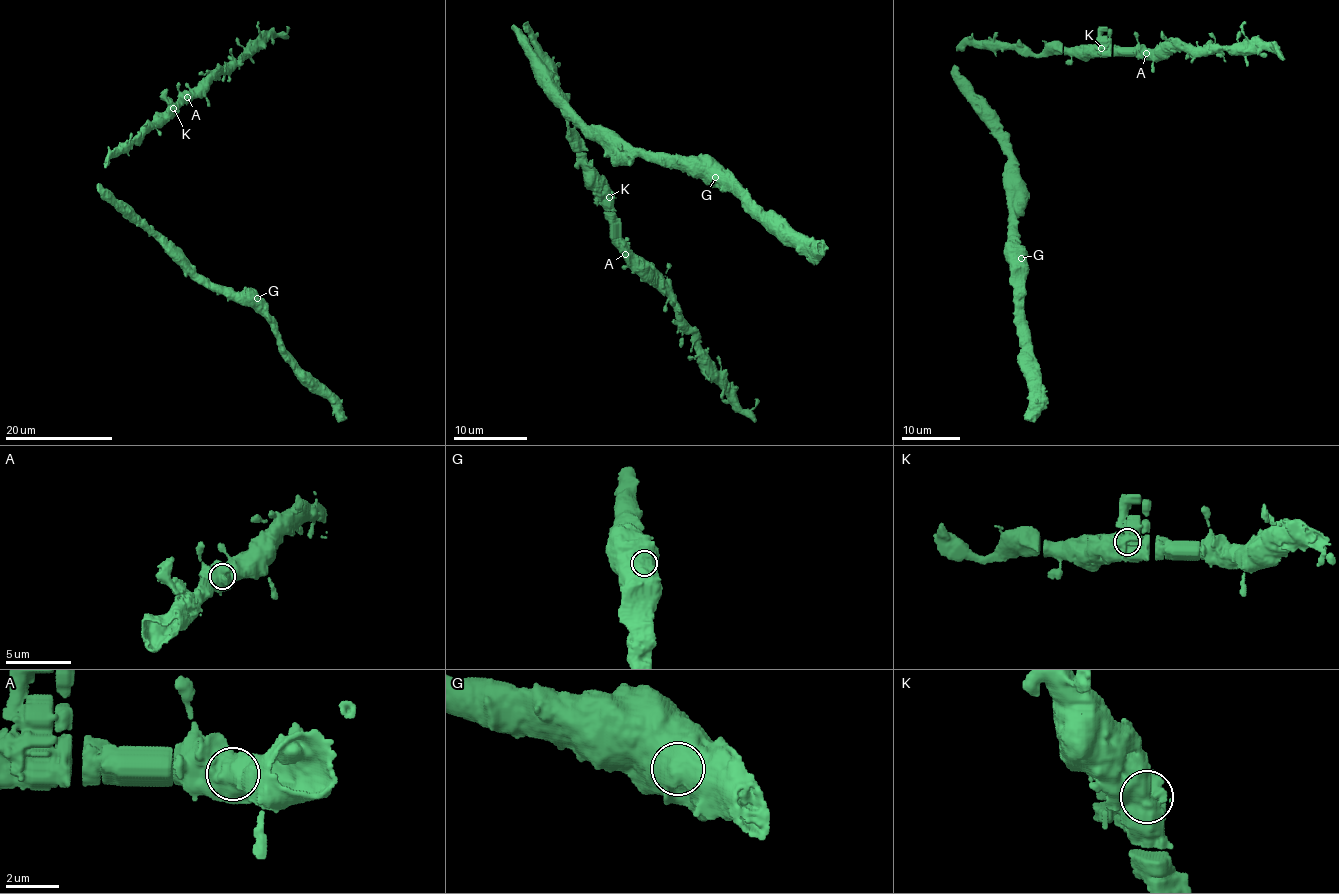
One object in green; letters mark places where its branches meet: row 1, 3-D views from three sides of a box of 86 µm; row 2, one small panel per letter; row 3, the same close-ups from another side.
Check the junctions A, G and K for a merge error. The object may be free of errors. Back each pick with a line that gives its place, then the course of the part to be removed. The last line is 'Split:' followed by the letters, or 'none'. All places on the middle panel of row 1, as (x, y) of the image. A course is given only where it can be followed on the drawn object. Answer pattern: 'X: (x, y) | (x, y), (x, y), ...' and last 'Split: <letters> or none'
Split: none

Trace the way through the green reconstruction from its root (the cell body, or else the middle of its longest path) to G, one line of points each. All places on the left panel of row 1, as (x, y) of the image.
G: (99, 183), (101, 197), (158, 237), (210, 285), (257, 298)

